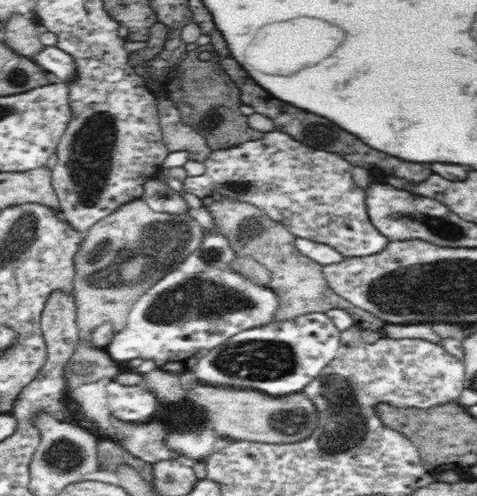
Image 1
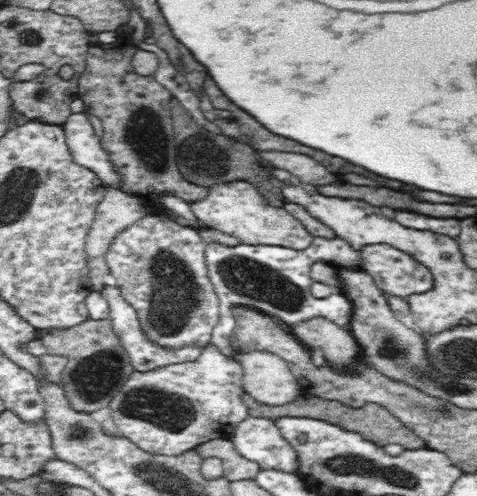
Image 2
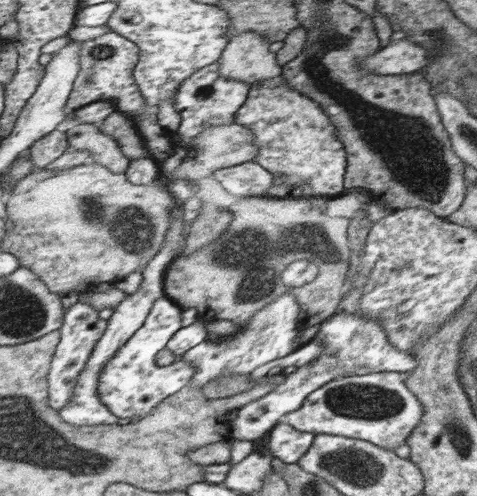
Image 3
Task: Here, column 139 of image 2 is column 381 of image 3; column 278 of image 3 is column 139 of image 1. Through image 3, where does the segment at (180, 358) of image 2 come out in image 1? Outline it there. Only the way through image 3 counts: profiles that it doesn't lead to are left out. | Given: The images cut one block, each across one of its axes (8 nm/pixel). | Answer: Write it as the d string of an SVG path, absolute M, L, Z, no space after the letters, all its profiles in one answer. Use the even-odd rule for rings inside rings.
M112 380L106 386L106 392L108 392L108 406L116 420L130 424L148 424L160 410L156 398L142 384L124 386Z

